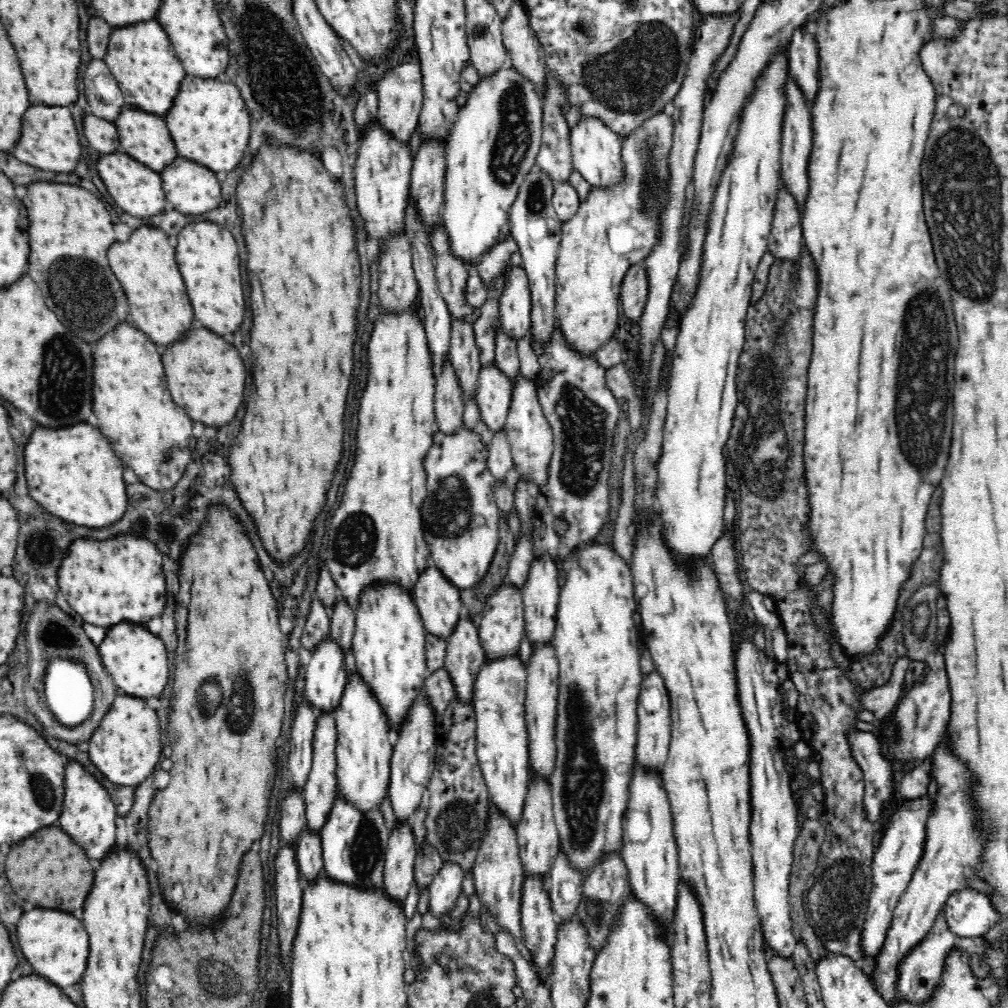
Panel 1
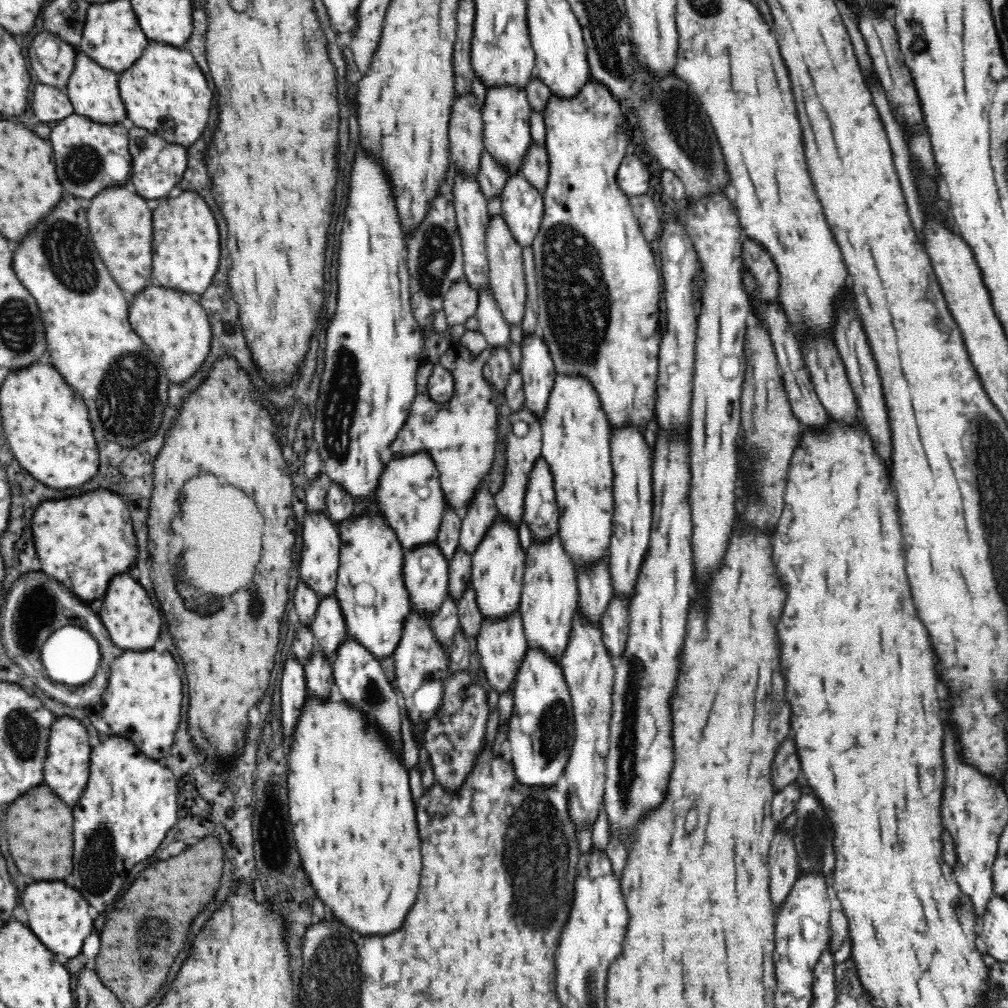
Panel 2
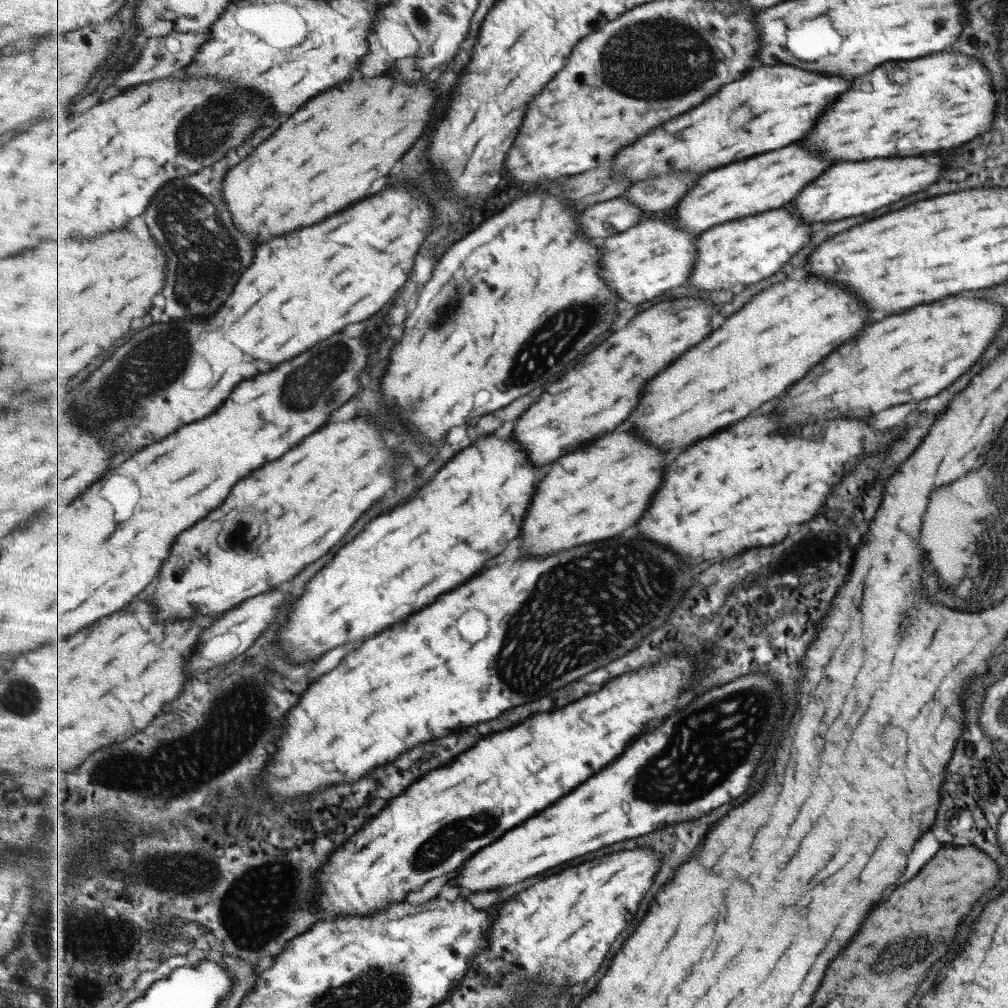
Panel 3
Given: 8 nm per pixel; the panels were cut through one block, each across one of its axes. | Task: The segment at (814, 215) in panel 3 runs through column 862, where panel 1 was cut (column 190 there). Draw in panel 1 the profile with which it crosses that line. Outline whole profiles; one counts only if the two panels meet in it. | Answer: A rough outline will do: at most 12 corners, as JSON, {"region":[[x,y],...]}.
{"region":[[183,157],[159,172],[182,214],[220,204],[220,175]]}

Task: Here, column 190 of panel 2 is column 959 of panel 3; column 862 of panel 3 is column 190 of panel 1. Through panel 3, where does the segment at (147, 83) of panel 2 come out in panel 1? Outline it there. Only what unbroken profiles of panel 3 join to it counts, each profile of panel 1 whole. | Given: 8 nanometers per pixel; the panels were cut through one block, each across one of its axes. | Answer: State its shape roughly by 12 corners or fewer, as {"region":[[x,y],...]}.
{"region":[[198,75],[163,118],[178,156],[223,175],[250,136],[240,90]]}

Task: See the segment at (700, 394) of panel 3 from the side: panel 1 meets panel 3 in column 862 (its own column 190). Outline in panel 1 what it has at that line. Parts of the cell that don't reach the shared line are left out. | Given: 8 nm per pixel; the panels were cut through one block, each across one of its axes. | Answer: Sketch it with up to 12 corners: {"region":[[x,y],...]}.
{"region":[[140,226],[108,262],[132,324],[172,344],[194,322],[174,248]]}

